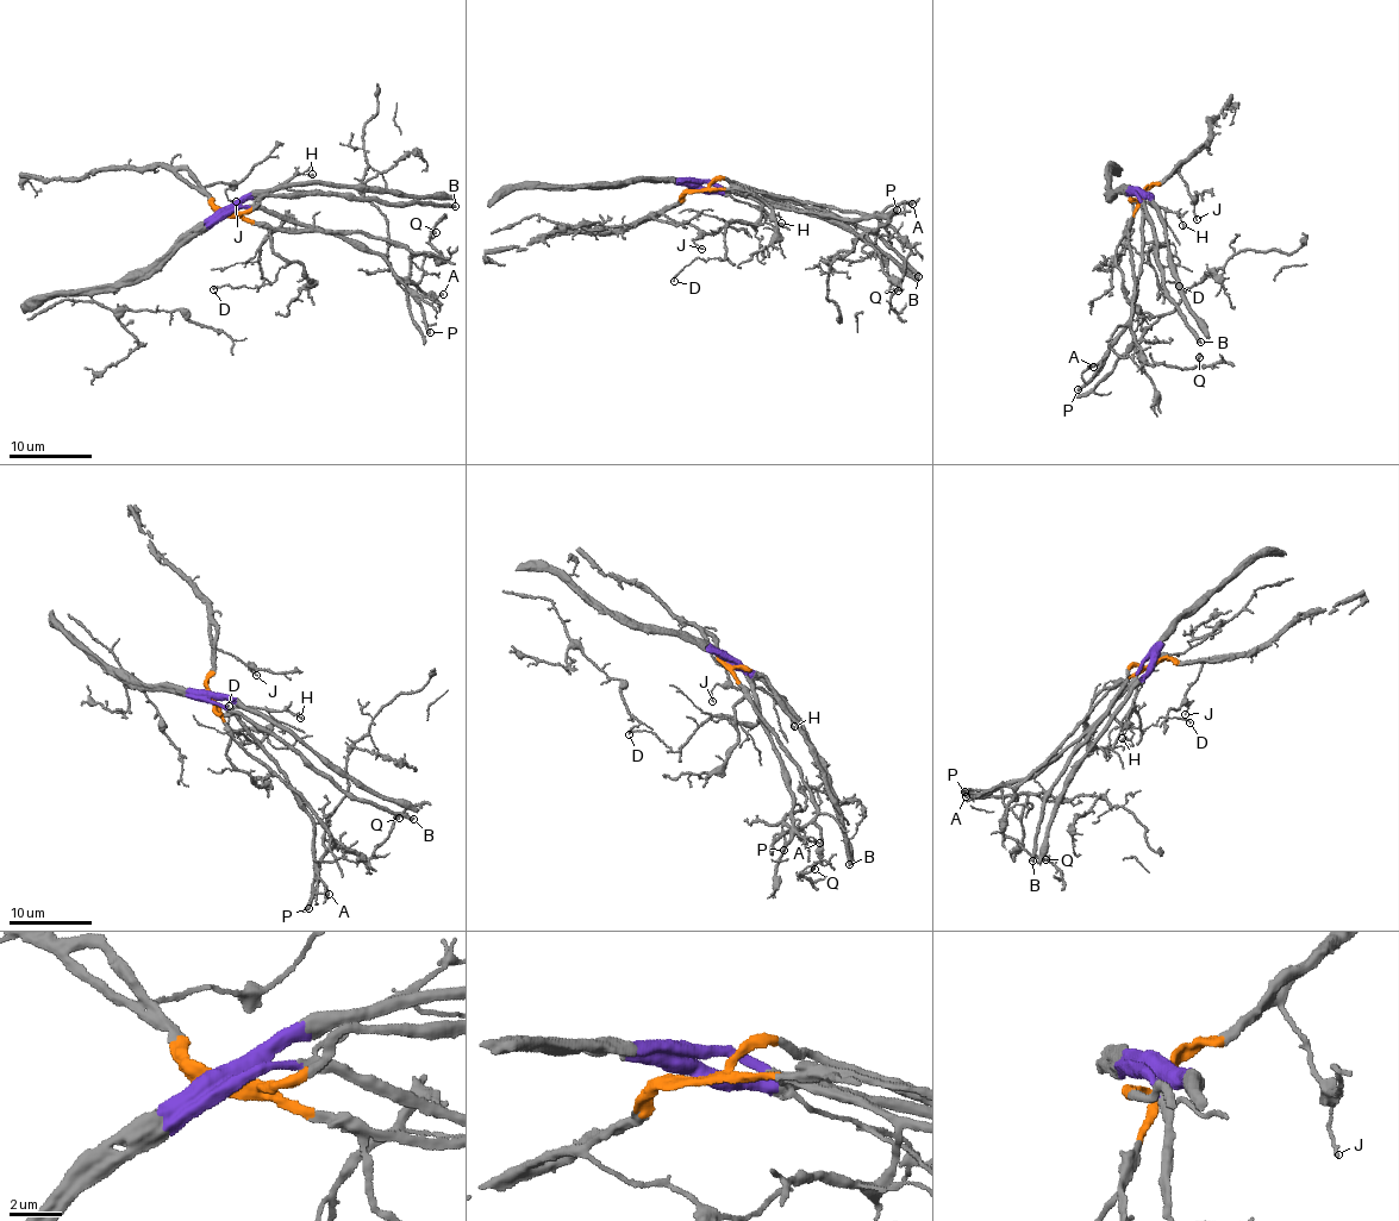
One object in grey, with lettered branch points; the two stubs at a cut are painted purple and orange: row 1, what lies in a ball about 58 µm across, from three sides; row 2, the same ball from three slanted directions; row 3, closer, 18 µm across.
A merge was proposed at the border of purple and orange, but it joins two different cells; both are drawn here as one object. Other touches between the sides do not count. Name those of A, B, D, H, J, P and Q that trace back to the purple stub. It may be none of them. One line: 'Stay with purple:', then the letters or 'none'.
Stay with purple: A, D, H, P

